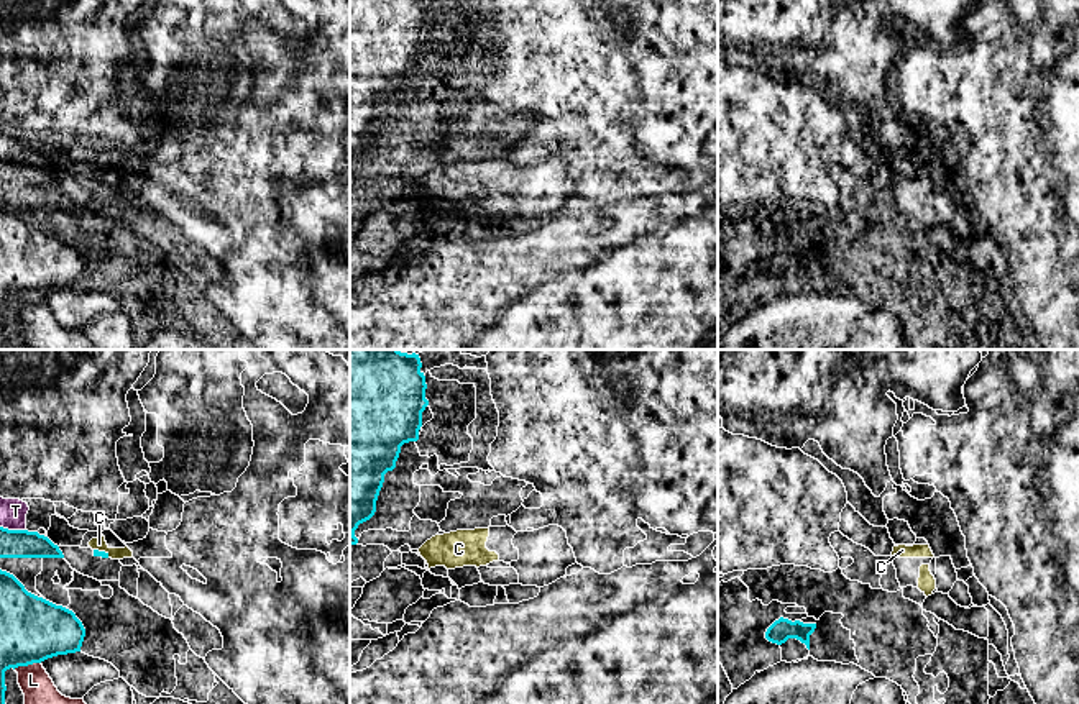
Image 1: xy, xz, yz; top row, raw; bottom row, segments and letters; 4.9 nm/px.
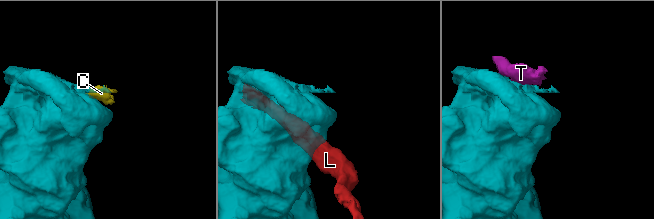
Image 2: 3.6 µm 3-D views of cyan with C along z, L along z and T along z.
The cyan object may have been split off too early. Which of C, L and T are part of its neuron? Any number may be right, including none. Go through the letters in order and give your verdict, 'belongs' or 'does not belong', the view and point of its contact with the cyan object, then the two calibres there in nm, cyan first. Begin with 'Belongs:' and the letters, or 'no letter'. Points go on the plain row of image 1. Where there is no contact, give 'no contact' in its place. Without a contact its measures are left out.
Belongs: no letter
C: does not belong | xy (102, 184) | 30/70 nm
L: does not belong | xy (27, 297) | 320/200 nm
T: does not belong | xy (13, 163) | 140/130 nm

